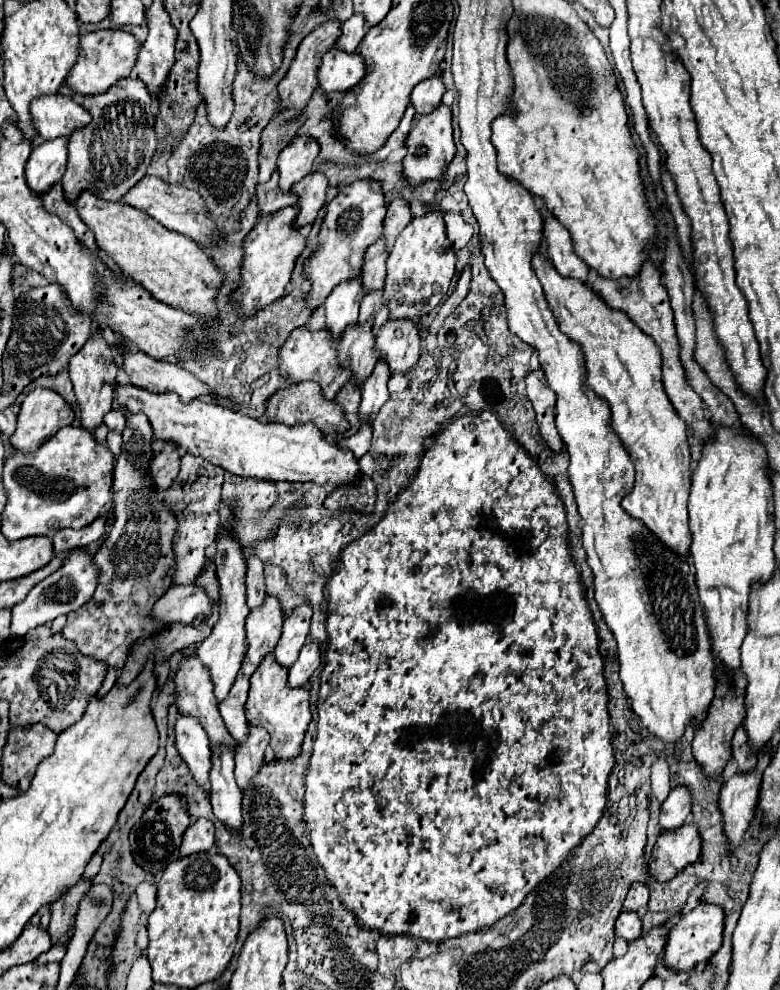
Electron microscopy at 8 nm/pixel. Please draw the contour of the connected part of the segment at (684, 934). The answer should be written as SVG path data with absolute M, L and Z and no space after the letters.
M700 904L690 914L684 914L678 924L672 926L664 950L664 960L674 970L692 970L698 962L710 960L720 944L722 944L722 930L724 930L724 908L718 904Z

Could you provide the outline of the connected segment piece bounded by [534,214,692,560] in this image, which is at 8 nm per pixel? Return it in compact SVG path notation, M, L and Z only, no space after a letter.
M552 214L546 216L544 224L546 254L552 264L538 252L534 256L534 270L544 286L548 304L558 318L562 332L568 332L568 336L582 346L588 368L586 382L610 404L612 428L616 428L636 466L636 482L630 496L622 500L622 508L628 516L640 520L668 550L686 560L692 544L686 508L690 494L690 450L686 422L676 416L676 410L662 386L660 348L632 320L626 320L626 316L612 308L606 308L602 298L582 284L588 280L590 268L576 256L570 234L560 228L562 224L554 220Z

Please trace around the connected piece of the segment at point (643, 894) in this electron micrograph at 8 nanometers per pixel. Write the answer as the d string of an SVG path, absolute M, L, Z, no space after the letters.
M634 882L632 886L630 886L630 892L628 892L628 896L626 896L626 900L624 900L624 910L644 910L646 908L646 904L648 904L648 894L650 894L650 890L648 890L648 884L644 884L644 882Z

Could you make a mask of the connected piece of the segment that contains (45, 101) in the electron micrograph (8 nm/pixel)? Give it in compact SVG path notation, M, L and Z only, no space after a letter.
M62 94L36 98L30 108L34 126L42 140L54 140L60 136L68 138L74 130L90 124L90 114L80 106L80 102Z

